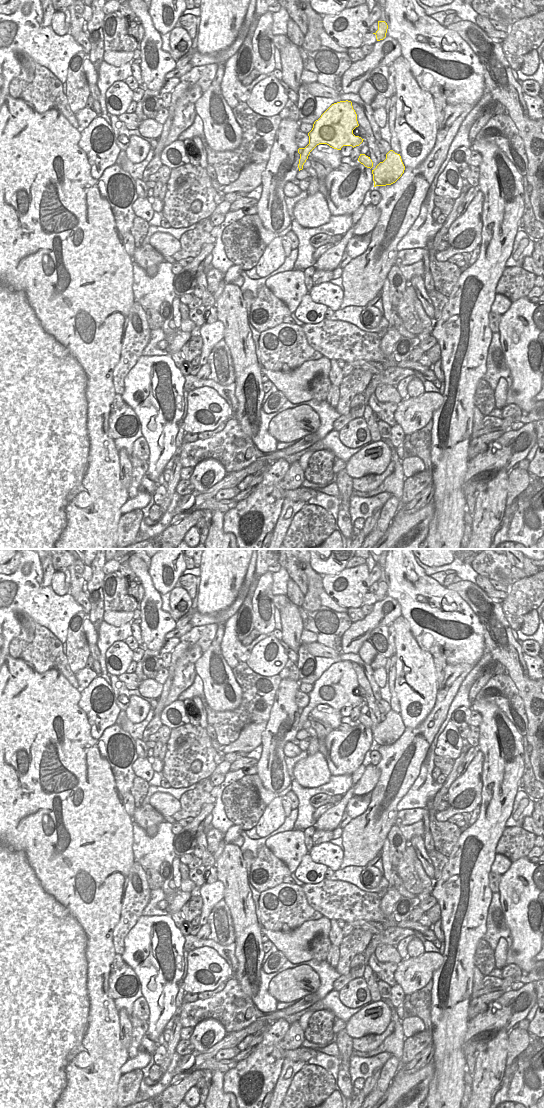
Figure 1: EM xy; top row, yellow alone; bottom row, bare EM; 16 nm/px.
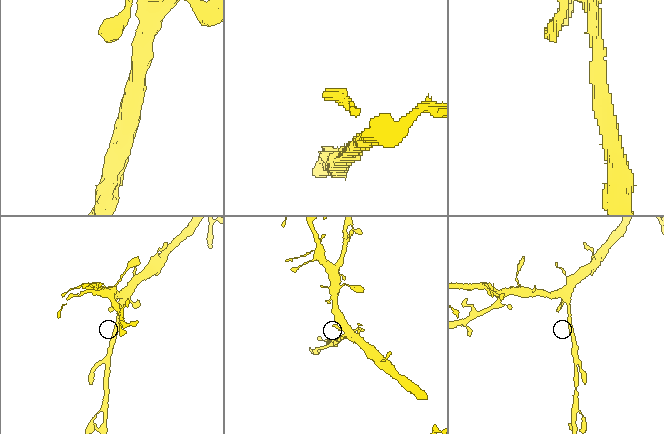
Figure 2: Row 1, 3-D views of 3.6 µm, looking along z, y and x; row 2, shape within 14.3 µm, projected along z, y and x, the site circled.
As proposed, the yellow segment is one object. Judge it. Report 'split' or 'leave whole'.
leave whole

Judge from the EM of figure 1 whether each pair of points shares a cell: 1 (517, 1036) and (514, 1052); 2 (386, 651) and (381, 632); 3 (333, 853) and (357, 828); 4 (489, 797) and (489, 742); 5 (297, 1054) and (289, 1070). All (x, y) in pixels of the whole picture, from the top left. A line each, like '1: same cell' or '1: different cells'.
1: same cell
2: same cell
3: different cells
4: same cell
5: different cells

